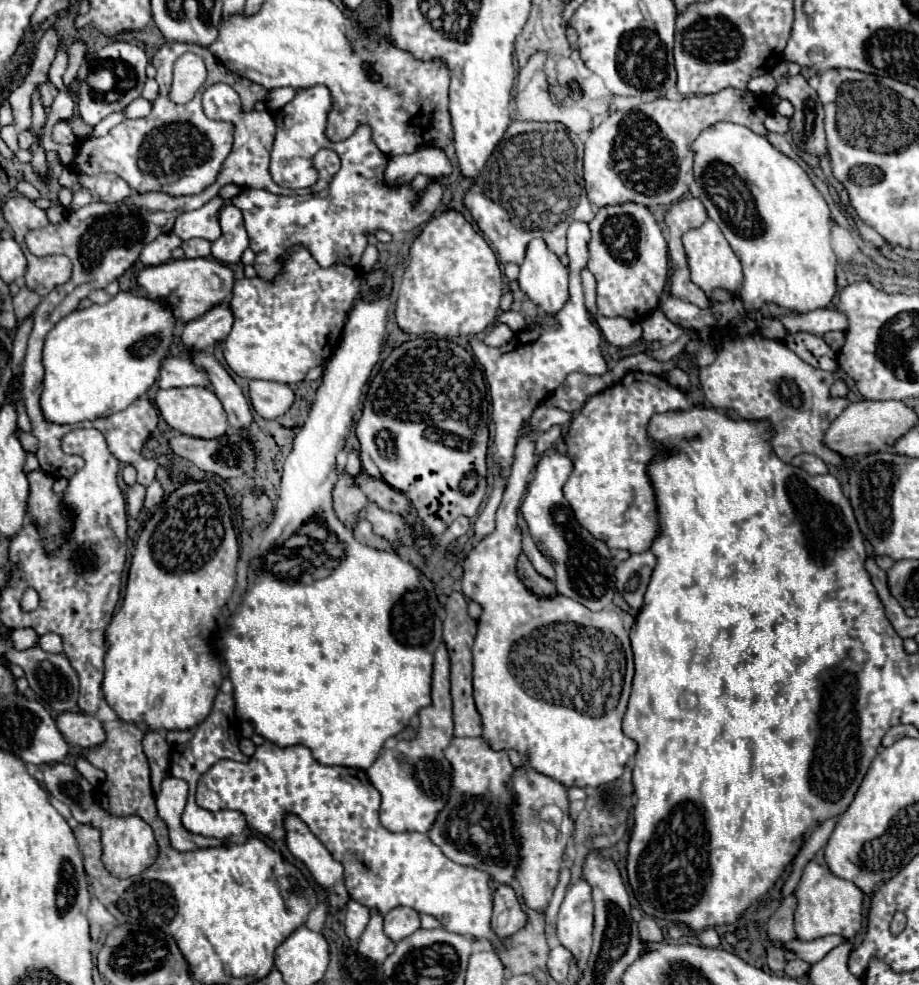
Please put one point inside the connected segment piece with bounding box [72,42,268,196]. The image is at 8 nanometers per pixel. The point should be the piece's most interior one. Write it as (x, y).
(177, 149)

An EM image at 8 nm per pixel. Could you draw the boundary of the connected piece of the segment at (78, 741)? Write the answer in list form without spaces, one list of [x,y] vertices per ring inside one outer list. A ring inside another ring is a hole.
[[[64,712],[58,716],[56,724],[62,738],[66,738],[66,742],[72,748],[90,750],[94,746],[100,746],[106,738],[100,720],[96,716],[86,716],[82,712]]]

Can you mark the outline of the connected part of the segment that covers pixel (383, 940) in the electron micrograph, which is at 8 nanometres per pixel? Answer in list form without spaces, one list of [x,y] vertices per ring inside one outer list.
[[[378,912],[370,914],[370,922],[360,938],[360,954],[368,956],[374,962],[384,962],[392,952],[394,952],[396,944],[386,938],[384,930],[382,930],[382,916]]]

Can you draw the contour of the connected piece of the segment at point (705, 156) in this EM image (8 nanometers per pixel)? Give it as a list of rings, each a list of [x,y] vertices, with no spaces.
[[[718,122],[718,124],[710,126],[708,130],[702,130],[702,134],[690,144],[690,150],[694,152],[694,168],[692,168],[694,180],[696,180],[696,184],[702,190],[700,192],[700,202],[704,204],[708,216],[720,226],[720,230],[726,236],[728,244],[732,246],[732,250],[736,252],[736,256],[742,262],[742,268],[744,268],[744,288],[742,288],[740,300],[744,302],[744,308],[748,312],[754,312],[754,310],[758,310],[758,306],[774,302],[774,304],[790,308],[790,310],[794,310],[798,314],[804,314],[804,312],[828,306],[830,300],[836,294],[836,256],[834,256],[832,246],[830,246],[830,224],[828,224],[830,222],[830,210],[828,210],[828,204],[822,198],[822,194],[816,190],[812,180],[808,178],[808,174],[802,170],[802,166],[798,162],[794,162],[792,158],[788,158],[786,154],[782,154],[780,150],[776,150],[766,140],[766,136],[754,134],[750,128],[740,126],[740,124],[732,124],[732,122]]]

